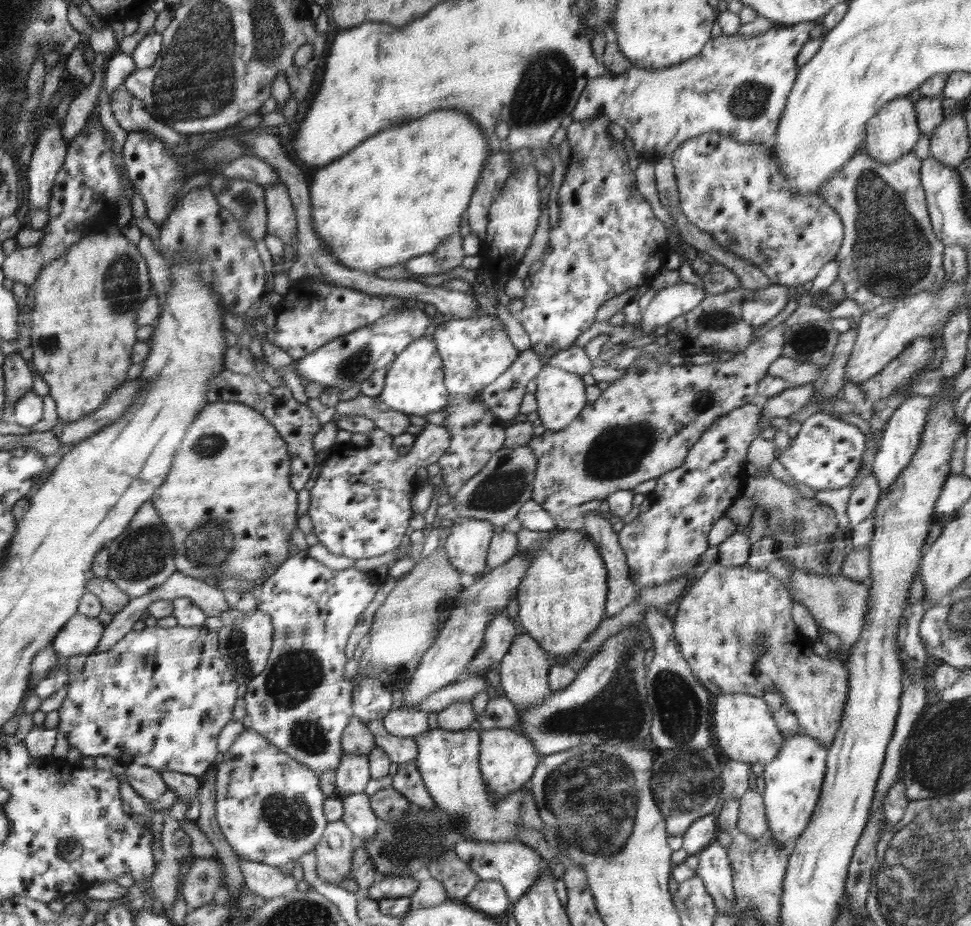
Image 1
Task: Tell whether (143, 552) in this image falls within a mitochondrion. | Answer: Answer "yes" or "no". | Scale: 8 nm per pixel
yes

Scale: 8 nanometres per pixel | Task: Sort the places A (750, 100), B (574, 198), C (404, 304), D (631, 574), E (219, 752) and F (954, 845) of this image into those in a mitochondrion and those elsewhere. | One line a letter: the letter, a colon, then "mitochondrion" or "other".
A: mitochondrion
B: other
C: other
D: other
E: other
F: mitochondrion

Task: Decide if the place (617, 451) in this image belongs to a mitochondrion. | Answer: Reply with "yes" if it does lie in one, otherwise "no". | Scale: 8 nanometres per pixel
yes

